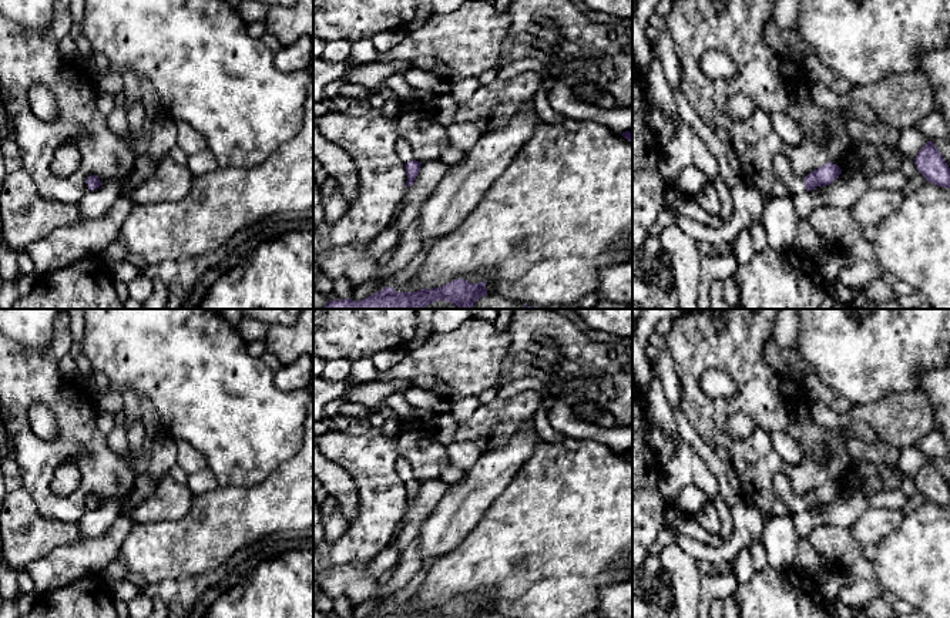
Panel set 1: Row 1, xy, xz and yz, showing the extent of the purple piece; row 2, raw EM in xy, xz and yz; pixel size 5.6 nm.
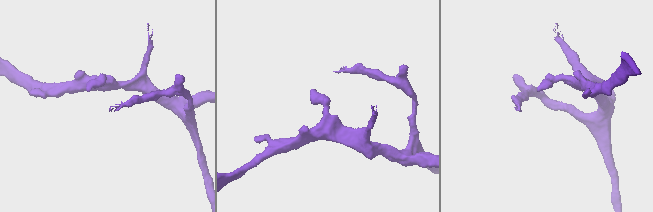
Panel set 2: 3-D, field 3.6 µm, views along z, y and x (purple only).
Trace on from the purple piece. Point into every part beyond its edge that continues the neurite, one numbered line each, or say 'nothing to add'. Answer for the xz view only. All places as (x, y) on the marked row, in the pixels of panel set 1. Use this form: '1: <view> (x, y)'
1: xz (403, 150)

